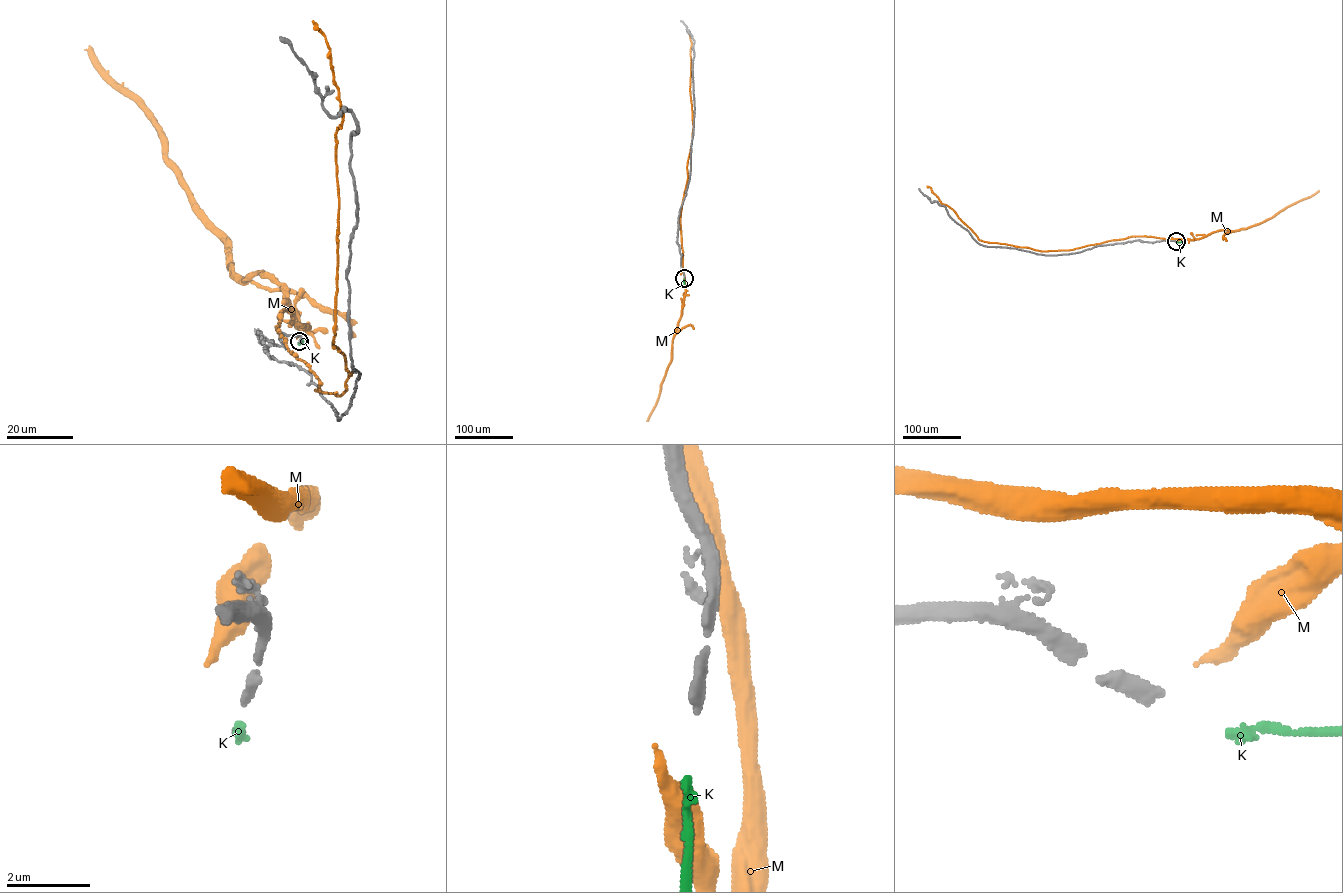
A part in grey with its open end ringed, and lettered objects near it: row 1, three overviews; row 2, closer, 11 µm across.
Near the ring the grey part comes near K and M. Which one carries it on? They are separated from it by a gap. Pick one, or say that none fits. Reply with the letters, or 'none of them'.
none of them

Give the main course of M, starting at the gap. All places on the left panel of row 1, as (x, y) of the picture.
M: (296, 338), (285, 310), (286, 347), (316, 390), (340, 395), (352, 373), (332, 343), (342, 112), (313, 21)

